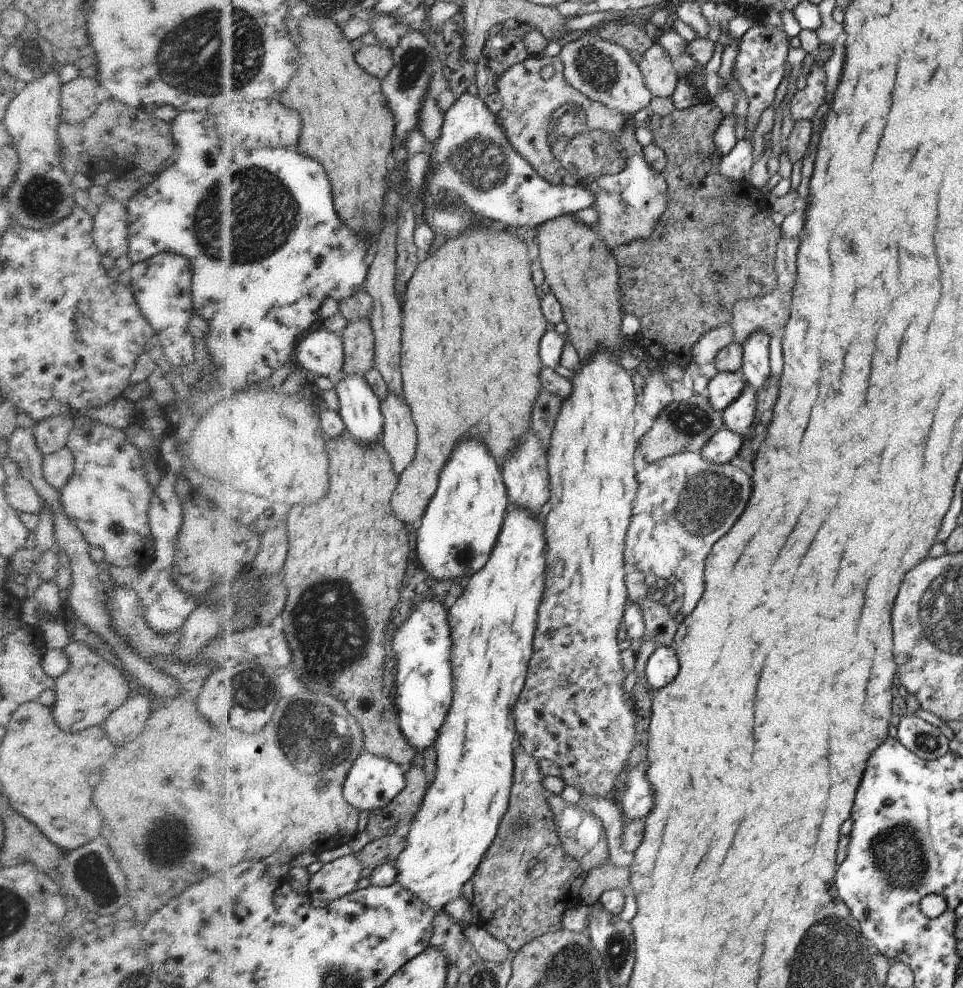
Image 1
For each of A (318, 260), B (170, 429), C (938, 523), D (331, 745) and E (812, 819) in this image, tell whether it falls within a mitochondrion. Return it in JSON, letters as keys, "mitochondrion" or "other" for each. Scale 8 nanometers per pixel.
{"A":"other","B":"other","C":"other","D":"mitochondrion","E":"other"}

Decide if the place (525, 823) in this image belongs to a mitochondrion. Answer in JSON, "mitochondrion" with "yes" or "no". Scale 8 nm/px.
{"mitochondrion":"yes"}

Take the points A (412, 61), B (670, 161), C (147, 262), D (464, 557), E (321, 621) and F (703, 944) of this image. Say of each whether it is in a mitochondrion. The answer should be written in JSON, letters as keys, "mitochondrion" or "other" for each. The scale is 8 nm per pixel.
{"A":"mitochondrion","B":"other","C":"other","D":"mitochondrion","E":"mitochondrion","F":"other"}

